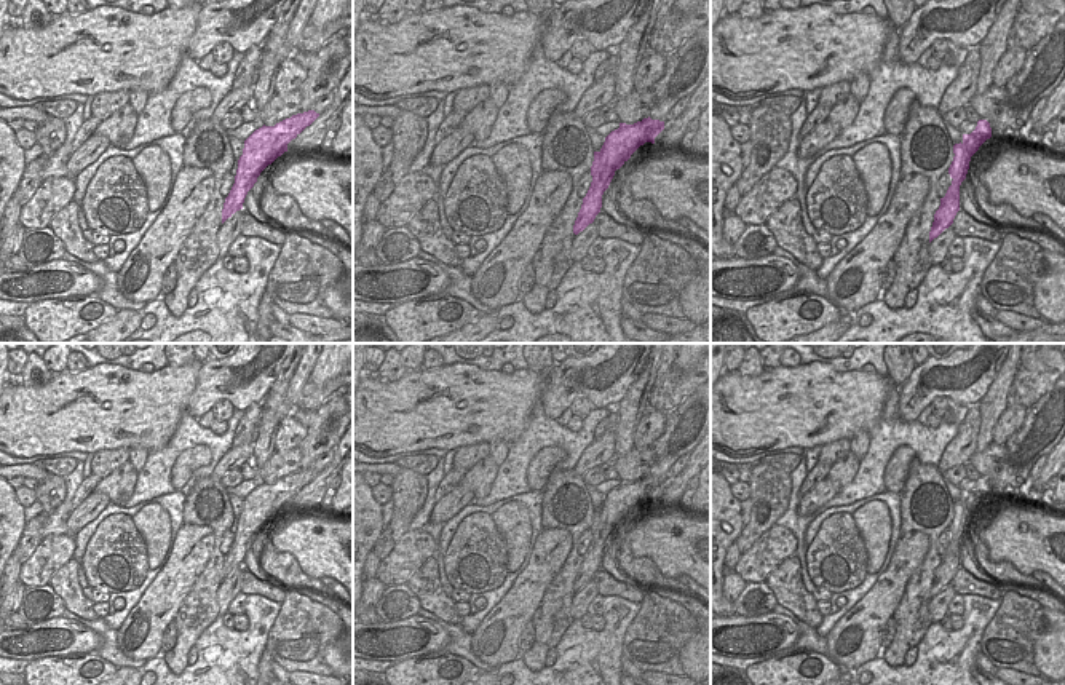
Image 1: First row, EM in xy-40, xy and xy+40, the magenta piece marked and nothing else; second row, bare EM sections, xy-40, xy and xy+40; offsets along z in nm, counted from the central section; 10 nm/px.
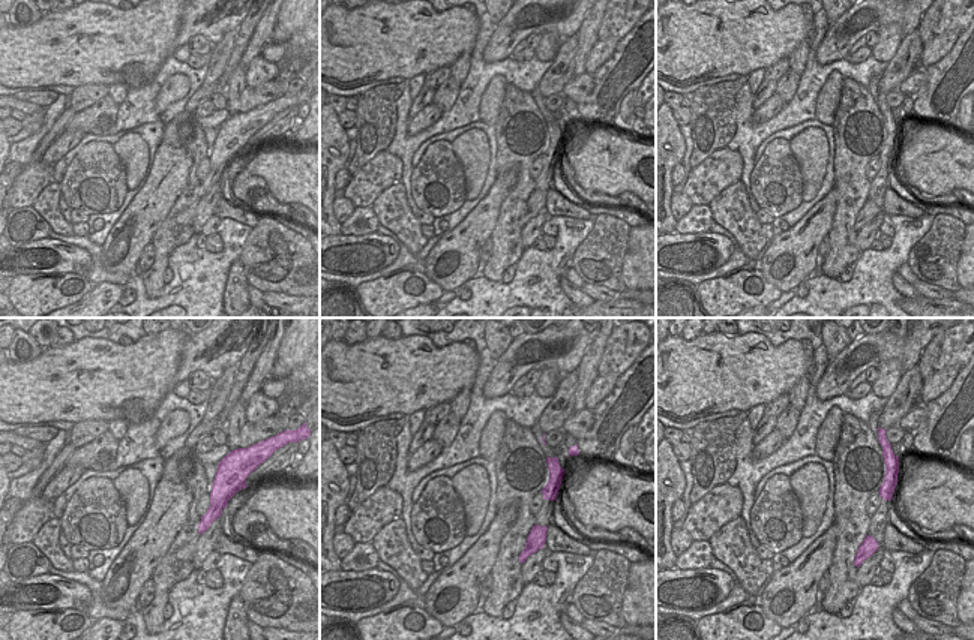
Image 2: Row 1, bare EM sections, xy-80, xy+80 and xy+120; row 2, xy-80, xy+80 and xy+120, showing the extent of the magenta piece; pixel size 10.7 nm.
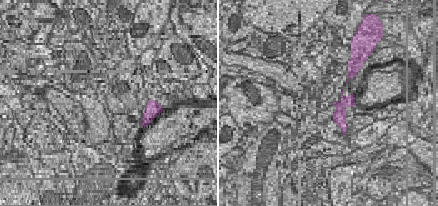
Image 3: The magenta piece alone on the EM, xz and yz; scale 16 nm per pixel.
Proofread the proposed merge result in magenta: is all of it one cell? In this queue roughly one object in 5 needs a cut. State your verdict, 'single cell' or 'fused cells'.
fused cells

